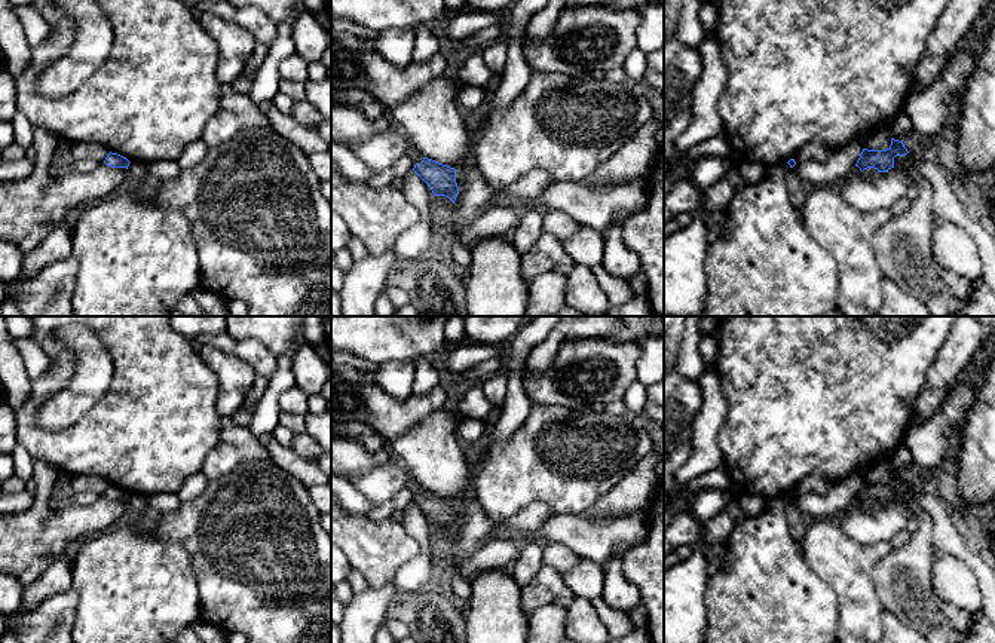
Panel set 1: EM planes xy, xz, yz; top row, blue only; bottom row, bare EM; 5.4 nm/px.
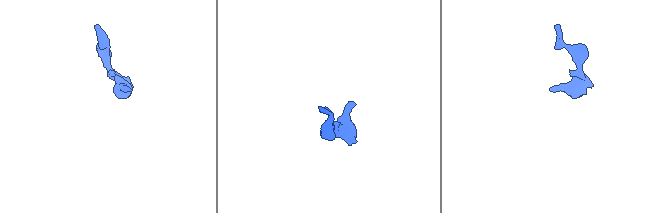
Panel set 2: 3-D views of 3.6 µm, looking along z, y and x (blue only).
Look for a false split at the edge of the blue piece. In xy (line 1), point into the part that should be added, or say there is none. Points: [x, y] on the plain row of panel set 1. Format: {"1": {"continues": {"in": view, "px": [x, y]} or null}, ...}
{"1": {"continues": null}}

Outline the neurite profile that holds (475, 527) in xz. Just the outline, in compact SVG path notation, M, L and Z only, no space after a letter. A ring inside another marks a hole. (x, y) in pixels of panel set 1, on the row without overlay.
M475 500L456 502L459 527L454 533L457 560L475 554L490 539L538 538L541 526L555 512L544 503L532 503L515 515L495 521Z

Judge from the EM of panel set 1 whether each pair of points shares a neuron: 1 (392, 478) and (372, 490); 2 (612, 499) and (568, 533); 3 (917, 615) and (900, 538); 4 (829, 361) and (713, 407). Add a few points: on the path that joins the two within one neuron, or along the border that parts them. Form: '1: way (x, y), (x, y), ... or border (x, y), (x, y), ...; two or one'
1: way (388, 480), (376, 486); one
2: border (588, 511), (596, 516), (628, 514); two
3: border (911, 535), (905, 544), (893, 548); two
4: border (715, 370), (726, 406), (726, 418), (718, 437); two

